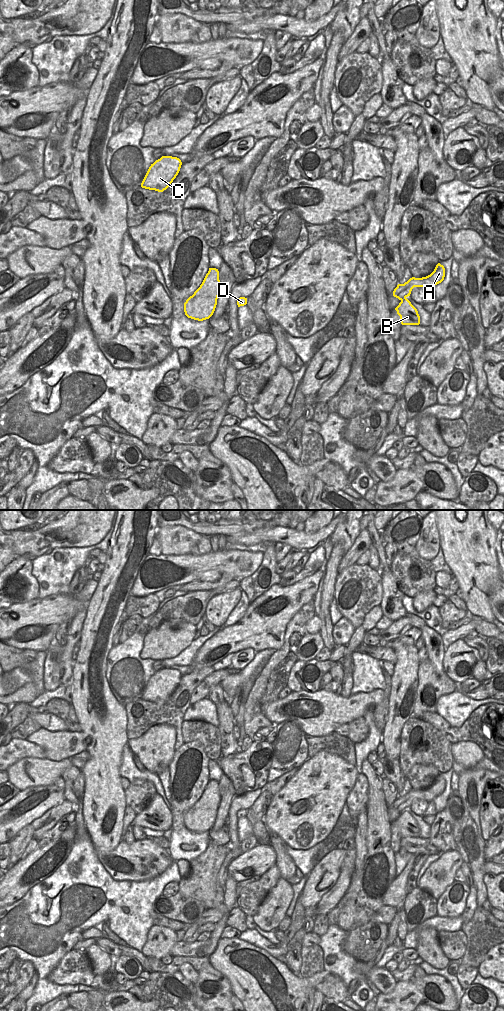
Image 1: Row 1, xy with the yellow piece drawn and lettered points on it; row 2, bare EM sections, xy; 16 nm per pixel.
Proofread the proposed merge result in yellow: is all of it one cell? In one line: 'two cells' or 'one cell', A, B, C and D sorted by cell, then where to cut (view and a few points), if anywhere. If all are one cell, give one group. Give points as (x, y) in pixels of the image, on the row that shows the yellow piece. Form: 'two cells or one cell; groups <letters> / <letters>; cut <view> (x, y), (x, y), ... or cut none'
one cell; groups A B C D; cut none

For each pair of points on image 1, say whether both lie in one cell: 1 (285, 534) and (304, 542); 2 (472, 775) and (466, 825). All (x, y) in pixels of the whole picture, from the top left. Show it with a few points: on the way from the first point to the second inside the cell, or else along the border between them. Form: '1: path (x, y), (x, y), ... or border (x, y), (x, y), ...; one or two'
1: path (290, 536), (299, 540); one
2: border (457, 791), (476, 826), (477, 833); two

